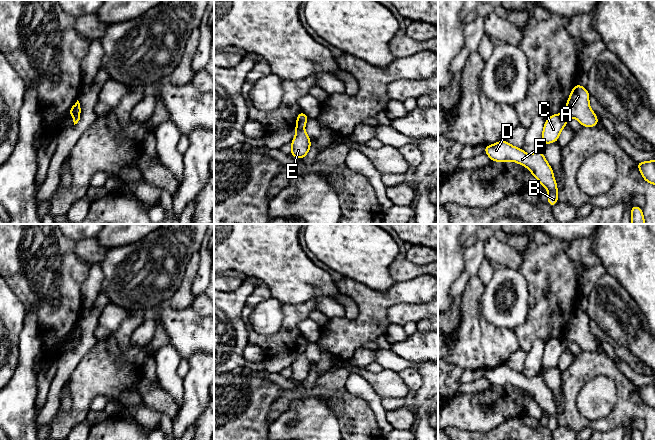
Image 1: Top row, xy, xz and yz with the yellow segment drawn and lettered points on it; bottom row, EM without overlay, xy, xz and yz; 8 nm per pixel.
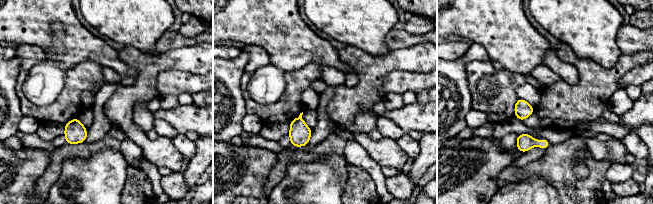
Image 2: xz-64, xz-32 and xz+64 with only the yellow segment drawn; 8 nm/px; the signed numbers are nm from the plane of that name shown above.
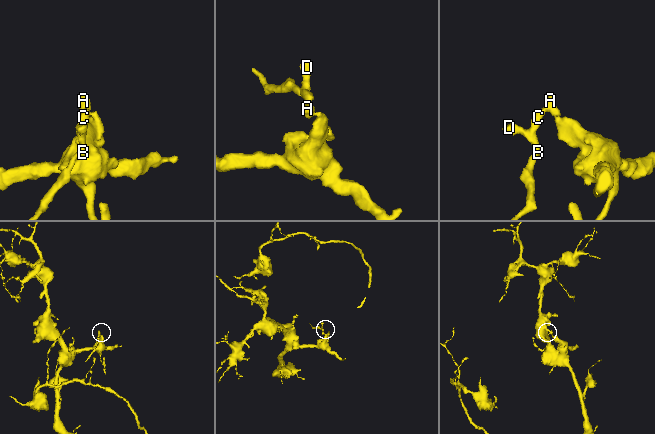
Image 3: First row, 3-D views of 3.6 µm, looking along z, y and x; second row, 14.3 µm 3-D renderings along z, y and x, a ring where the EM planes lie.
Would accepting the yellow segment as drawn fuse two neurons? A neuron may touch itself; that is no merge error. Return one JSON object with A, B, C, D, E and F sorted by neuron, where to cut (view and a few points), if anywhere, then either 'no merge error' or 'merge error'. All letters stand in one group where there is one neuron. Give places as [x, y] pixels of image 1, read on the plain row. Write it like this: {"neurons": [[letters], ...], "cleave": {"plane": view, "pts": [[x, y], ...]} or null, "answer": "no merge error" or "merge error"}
{"neurons": [["A", "E"], ["B", "C", "D", "F"]], "cleave": {"plane": "xz", "pts": [[295, 351], [303, 352]]}, "answer": "merge error"}

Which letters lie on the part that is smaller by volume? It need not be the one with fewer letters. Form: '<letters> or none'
B, C, D, F

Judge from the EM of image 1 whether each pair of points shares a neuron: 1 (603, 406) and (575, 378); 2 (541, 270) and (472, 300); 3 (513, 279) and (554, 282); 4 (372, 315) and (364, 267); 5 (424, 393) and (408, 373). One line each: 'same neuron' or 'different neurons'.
1: different neurons
2: different neurons
3: different neurons
4: different neurons
5: different neurons

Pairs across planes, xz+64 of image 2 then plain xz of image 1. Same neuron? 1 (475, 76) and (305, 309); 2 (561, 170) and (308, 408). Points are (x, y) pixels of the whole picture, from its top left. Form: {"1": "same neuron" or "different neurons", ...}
{"1": "same neuron", "2": "different neurons"}

